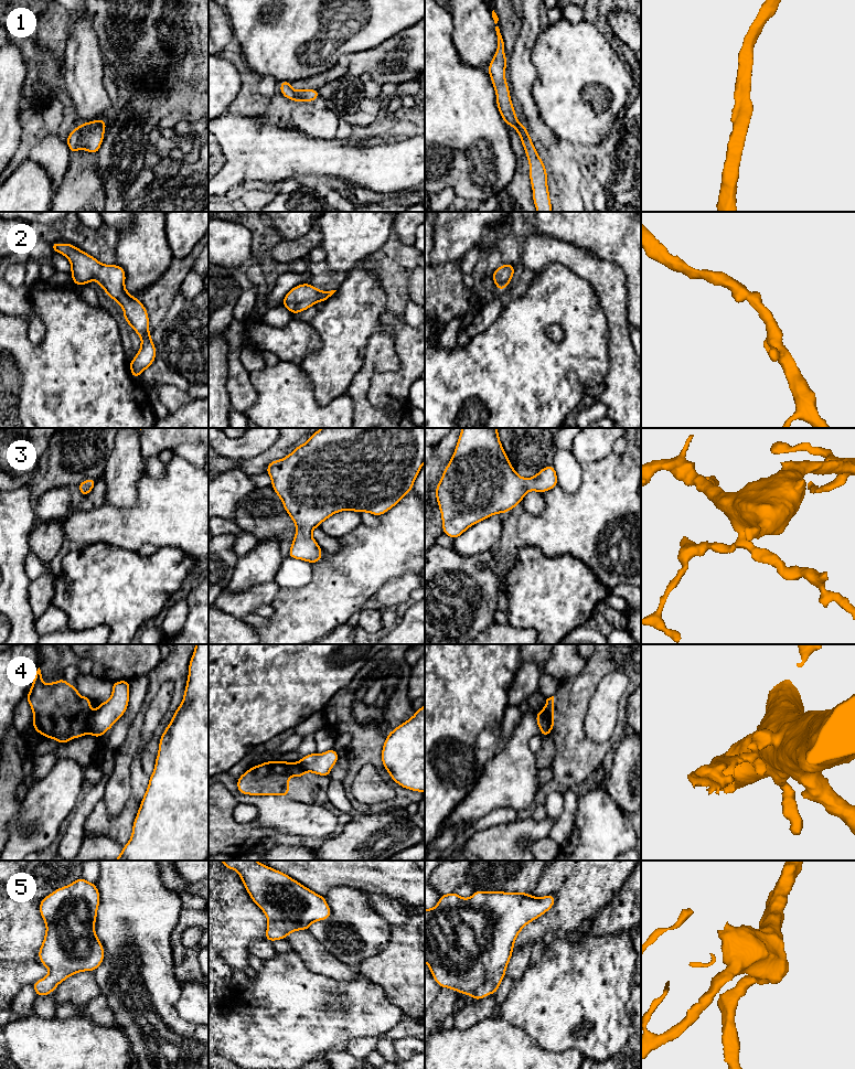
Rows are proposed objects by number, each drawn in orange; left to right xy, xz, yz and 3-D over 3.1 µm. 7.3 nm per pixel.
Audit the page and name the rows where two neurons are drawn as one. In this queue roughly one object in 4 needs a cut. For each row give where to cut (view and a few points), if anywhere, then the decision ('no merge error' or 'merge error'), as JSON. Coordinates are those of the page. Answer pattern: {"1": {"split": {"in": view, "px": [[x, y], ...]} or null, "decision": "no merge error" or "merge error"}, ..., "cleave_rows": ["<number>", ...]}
{"1": {"split": null, "decision": "no merge error"}, "2": {"split": null, "decision": "no merge error"}, "3": {"split": null, "decision": "no merge error"}, "4": {"split": {"in": "yz", "px": [[543, 709], [547, 716], [549, 729]]}, "decision": "merge error"}, "5": {"split": null, "decision": "no merge error"}, "cleave_rows": ["4"]}

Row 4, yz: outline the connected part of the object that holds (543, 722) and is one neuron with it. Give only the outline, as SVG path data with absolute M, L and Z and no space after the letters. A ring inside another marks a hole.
M541 710L539 713L536 713L536 721L541 729L542 736L547 737L549 736L549 719L546 715L545 710Z

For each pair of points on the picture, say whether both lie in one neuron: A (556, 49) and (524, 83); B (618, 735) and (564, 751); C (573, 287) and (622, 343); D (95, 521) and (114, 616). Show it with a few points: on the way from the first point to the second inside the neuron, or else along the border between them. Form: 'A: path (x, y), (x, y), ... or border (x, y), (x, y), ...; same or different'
A: border (534, 45), (532, 62), (536, 81), (532, 96); different
B: path (605, 748), (597, 751), (577, 751); same
C: border (599, 302), (607, 323), (608, 353); different
D: border (87, 544), (107, 543), (125, 549); different

